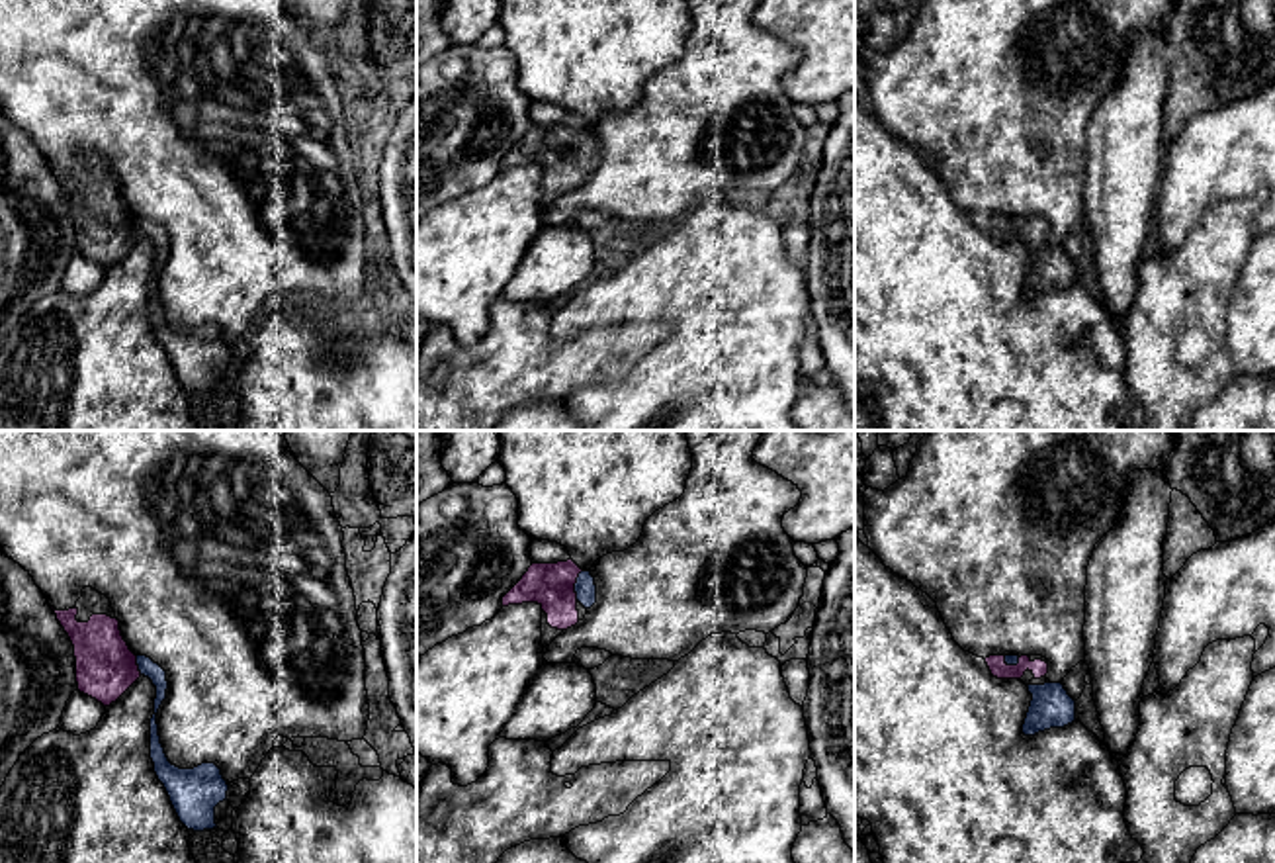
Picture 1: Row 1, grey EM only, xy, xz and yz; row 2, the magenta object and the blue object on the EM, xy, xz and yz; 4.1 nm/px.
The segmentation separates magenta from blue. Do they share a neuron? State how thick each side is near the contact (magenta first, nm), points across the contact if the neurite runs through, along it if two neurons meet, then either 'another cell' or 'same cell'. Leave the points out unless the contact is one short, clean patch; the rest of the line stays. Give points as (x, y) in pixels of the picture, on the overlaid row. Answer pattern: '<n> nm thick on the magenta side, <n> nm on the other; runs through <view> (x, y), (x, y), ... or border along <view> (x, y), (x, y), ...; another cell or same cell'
190 nm thick on the magenta side, 90 nm on the other; runs through xz (552, 586), (573, 586), (585, 588); same cell

